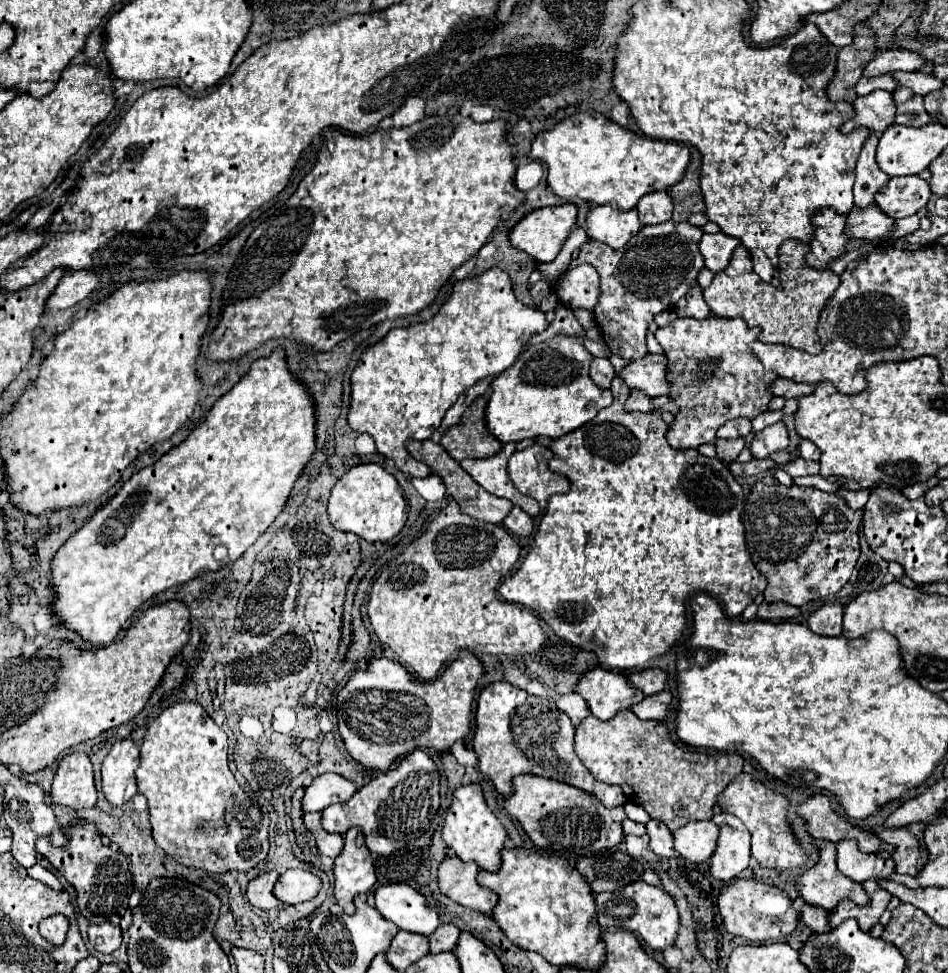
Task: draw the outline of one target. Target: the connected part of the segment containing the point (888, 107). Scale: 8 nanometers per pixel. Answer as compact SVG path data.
M874 90L868 96L852 102L854 118L842 124L840 132L850 132L856 126L864 126L872 132L882 134L894 122L894 100L886 90Z

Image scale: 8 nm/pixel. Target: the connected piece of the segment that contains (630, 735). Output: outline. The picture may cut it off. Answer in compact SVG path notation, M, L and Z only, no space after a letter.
M622 710L618 716L610 720L598 720L596 716L588 716L576 728L576 754L582 764L592 772L594 778L616 784L624 790L626 798L638 806L642 806L650 818L662 820L670 830L688 824L690 820L710 820L712 806L716 804L718 794L742 772L742 756L724 754L724 752L690 752L688 748L672 742L670 732L664 724L654 720L638 720L632 710Z

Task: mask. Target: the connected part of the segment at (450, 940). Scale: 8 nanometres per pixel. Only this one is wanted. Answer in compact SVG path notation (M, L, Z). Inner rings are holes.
M442 924L432 936L430 936L430 954L454 950L458 942L460 930L454 924Z

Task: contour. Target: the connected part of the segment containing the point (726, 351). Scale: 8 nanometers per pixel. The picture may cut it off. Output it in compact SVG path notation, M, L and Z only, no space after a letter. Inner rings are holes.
M676 318L672 324L658 328L654 332L658 344L664 350L664 356L668 358L668 368L666 368L666 380L670 380L670 398L678 404L680 412L674 416L674 420L668 424L668 442L676 450L688 450L688 448L698 448L700 444L714 442L718 428L726 420L736 420L736 418L750 418L754 420L758 414L762 414L770 402L770 392L768 386L778 378L774 372L764 370L764 366L758 362L754 354L750 354L748 344L756 340L760 334L760 328L748 328L742 318ZM706 364L712 364L714 370L706 374L702 368Z

